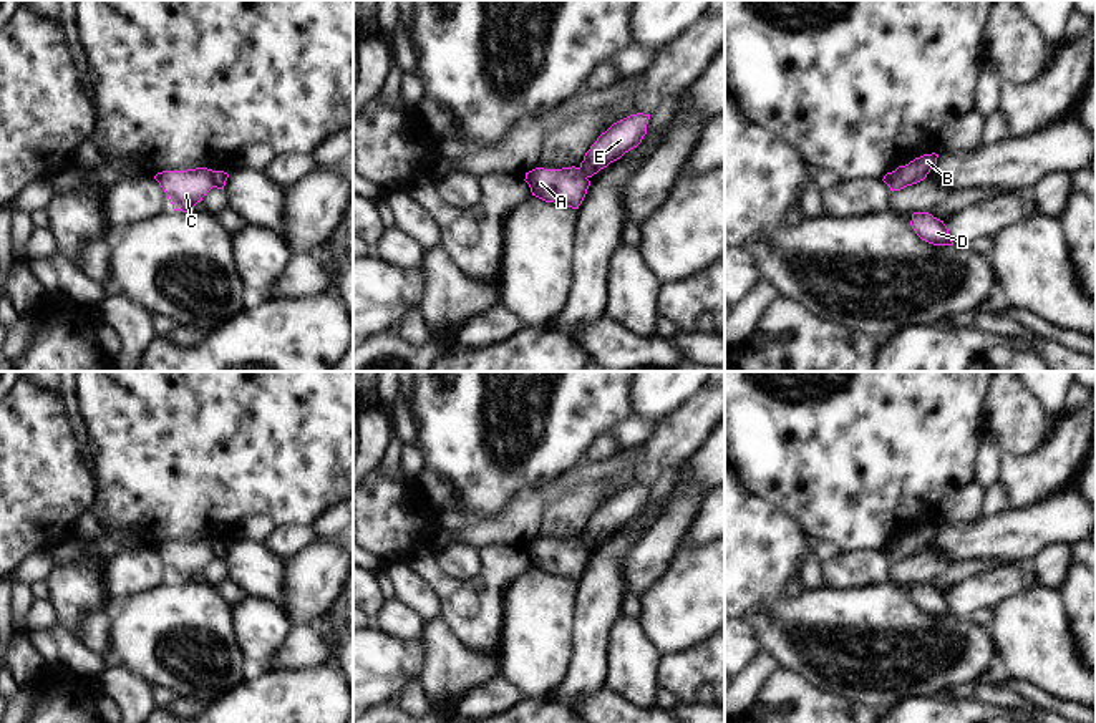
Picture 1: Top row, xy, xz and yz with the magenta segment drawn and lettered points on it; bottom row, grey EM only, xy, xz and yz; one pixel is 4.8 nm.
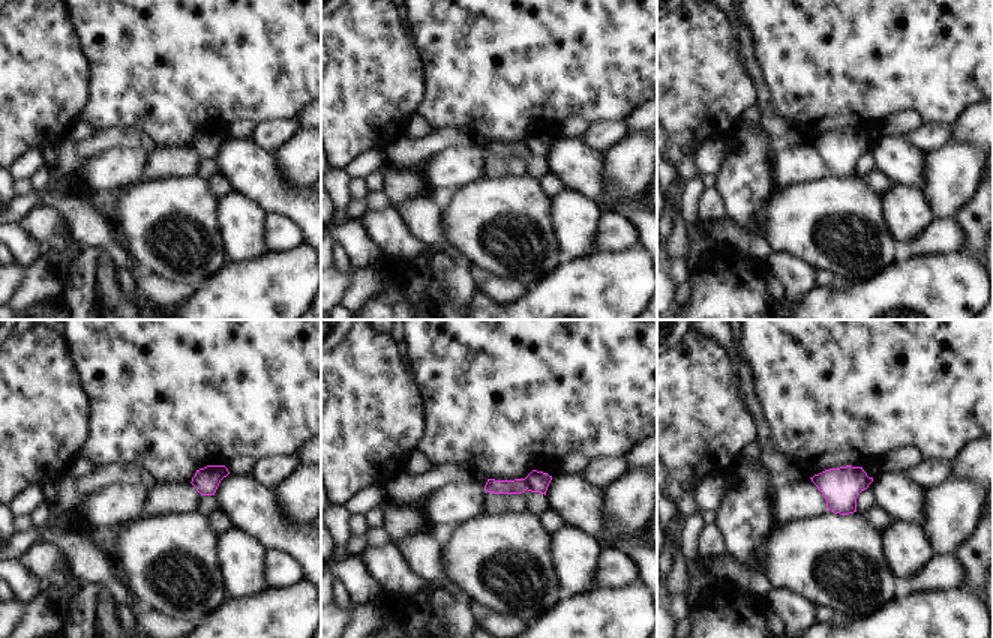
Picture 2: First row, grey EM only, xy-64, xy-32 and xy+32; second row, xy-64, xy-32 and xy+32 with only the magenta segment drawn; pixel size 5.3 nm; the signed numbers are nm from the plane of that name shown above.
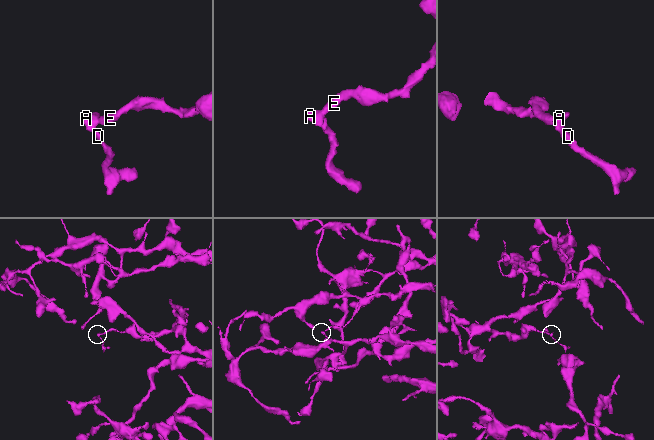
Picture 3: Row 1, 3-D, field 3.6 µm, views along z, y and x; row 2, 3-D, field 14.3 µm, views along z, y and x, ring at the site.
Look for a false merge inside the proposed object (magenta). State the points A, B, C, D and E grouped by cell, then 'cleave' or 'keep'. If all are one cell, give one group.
A B C D / E | cleave

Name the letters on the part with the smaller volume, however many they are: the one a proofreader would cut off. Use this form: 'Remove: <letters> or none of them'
Remove: A, B, C, D

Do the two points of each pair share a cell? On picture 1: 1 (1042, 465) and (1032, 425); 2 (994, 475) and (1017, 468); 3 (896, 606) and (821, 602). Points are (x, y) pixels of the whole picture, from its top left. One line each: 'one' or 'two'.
1: two
2: two
3: one

